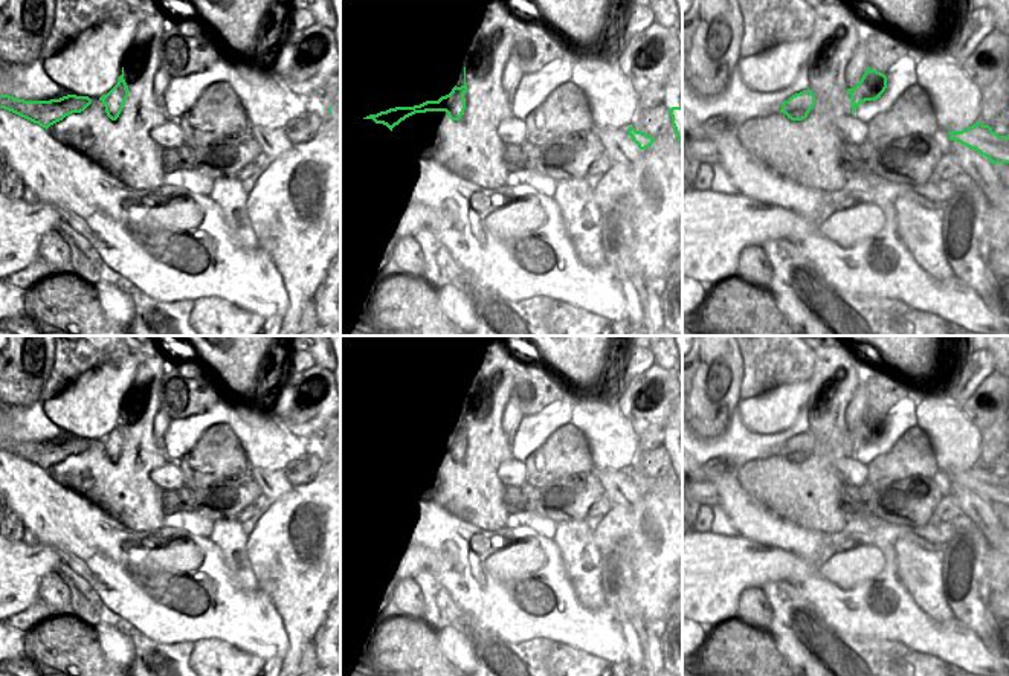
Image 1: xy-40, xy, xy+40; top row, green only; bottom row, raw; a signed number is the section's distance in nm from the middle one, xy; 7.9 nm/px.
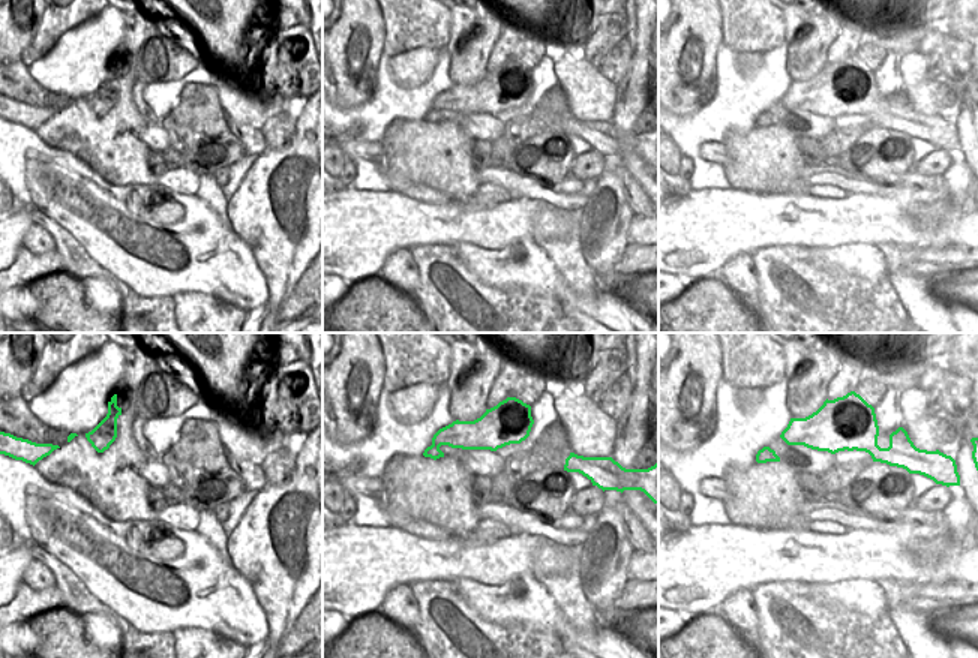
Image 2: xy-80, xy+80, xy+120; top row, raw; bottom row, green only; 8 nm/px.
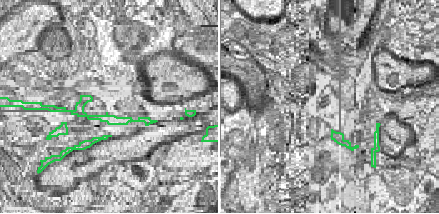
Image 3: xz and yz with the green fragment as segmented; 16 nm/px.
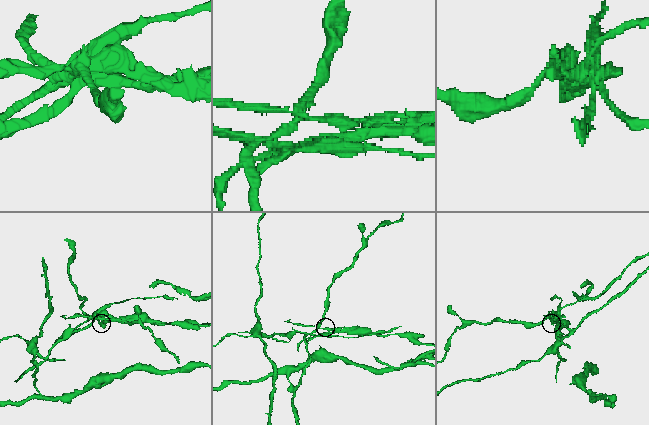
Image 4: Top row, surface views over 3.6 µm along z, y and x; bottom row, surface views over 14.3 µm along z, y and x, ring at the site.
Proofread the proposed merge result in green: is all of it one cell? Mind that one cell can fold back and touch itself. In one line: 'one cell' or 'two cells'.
two cells

